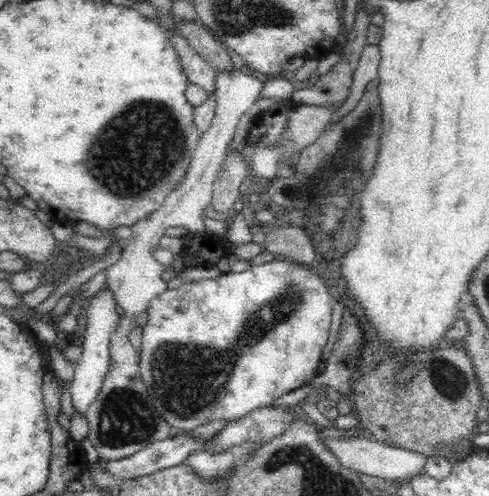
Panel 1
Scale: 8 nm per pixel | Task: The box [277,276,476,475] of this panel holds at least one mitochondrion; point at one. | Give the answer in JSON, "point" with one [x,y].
{"point":[449,382]}

